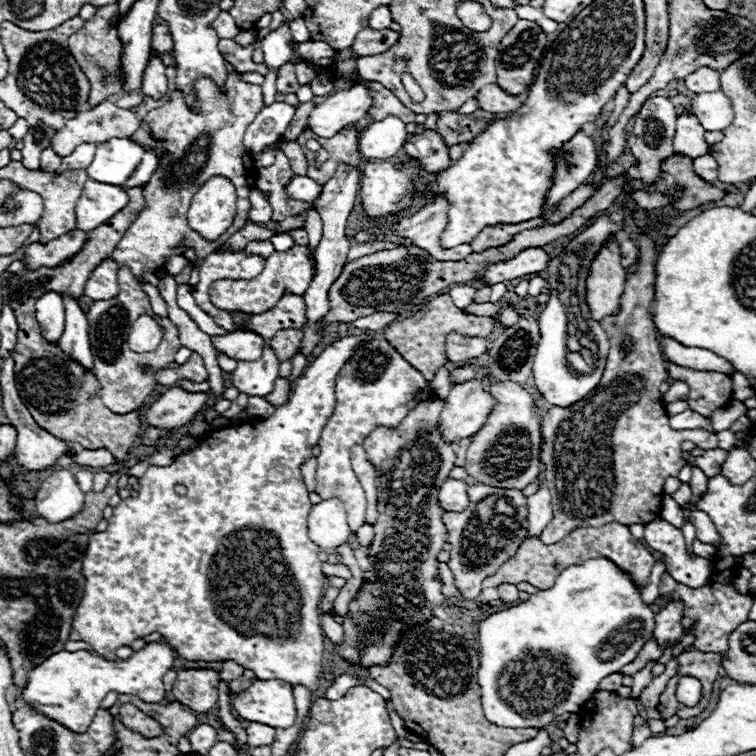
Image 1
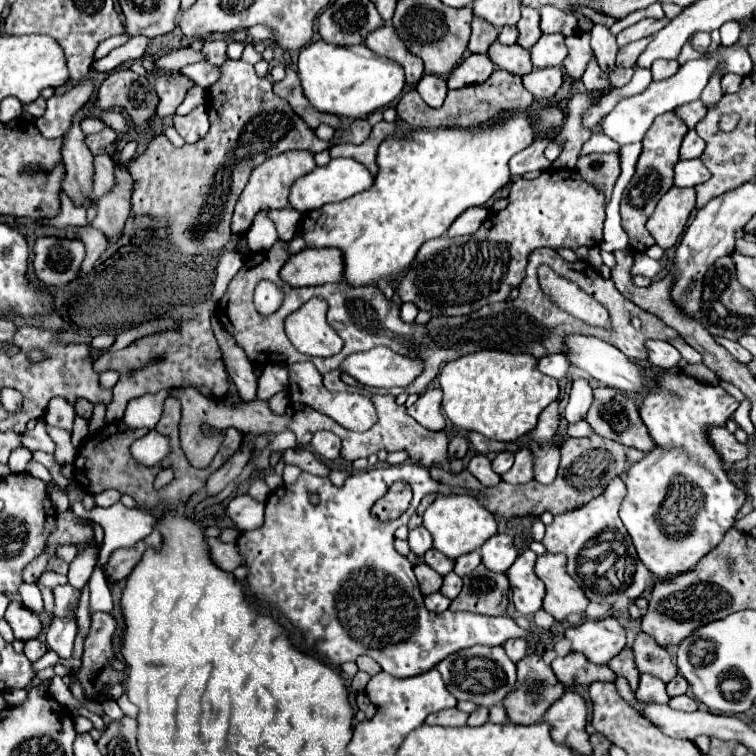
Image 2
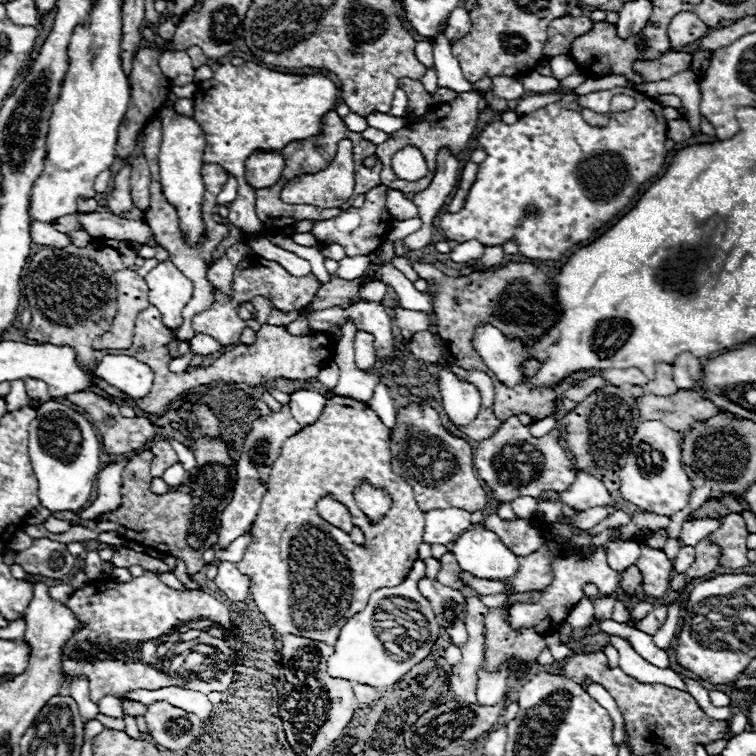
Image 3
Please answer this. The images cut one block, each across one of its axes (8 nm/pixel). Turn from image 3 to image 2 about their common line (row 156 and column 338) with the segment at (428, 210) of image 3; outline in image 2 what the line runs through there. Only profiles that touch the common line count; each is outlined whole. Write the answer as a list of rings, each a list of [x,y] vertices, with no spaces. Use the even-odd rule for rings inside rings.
[[[316,432],[314,438],[312,438],[312,448],[326,460],[334,460],[340,456],[340,450],[342,450],[342,444],[340,444],[340,438],[332,432]]]

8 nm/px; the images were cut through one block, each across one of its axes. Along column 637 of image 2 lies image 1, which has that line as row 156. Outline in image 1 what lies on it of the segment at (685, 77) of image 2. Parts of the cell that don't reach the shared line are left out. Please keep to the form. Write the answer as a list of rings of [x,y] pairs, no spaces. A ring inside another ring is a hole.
[[[112,138],[96,148],[96,156],[86,168],[88,178],[104,184],[124,184],[142,162],[144,148],[128,138]]]

